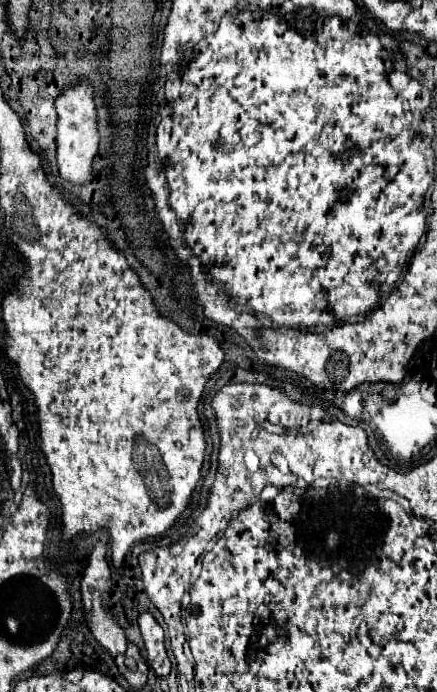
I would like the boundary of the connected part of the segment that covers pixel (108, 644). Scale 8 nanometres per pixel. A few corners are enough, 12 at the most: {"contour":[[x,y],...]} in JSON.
{"contour":[[104,550],[82,572],[86,626],[112,658],[126,652],[126,636],[102,598],[110,594]]}

